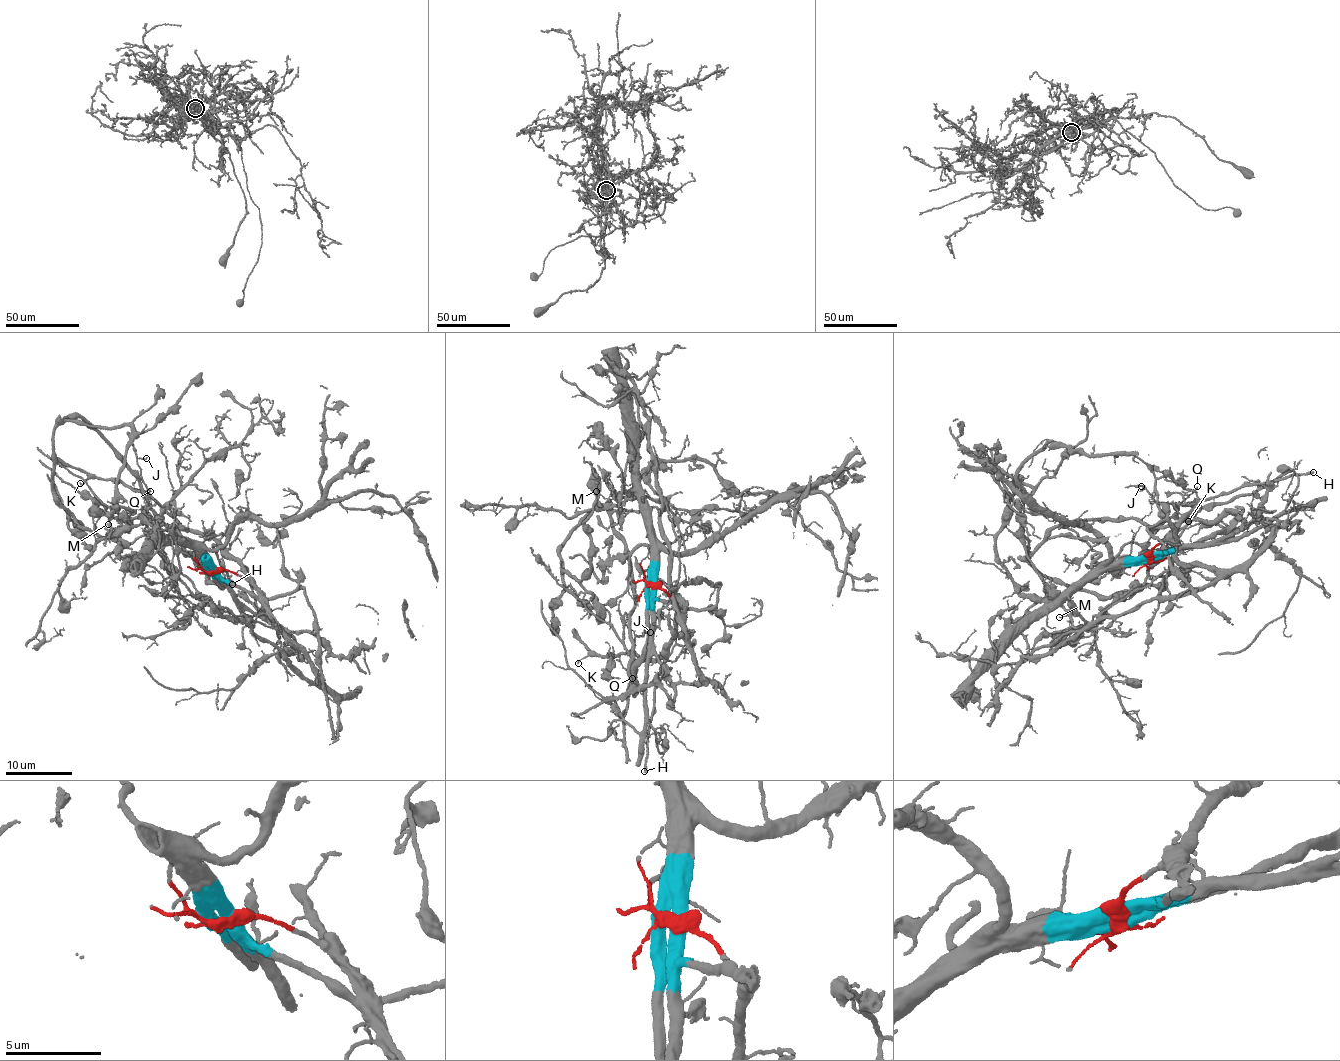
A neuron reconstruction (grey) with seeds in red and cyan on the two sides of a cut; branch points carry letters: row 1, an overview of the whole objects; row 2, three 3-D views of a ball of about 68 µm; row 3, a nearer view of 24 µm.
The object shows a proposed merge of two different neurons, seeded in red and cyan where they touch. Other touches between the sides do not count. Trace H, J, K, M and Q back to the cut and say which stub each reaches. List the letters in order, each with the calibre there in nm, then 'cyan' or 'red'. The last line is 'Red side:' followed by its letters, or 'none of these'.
H: calibre 240 nm; red
J: calibre 110 nm; red
K: calibre 120 nm; red
M: calibre 110 nm; cyan
Q: calibre 110 nm; red
Red side: H, J, K, Q

